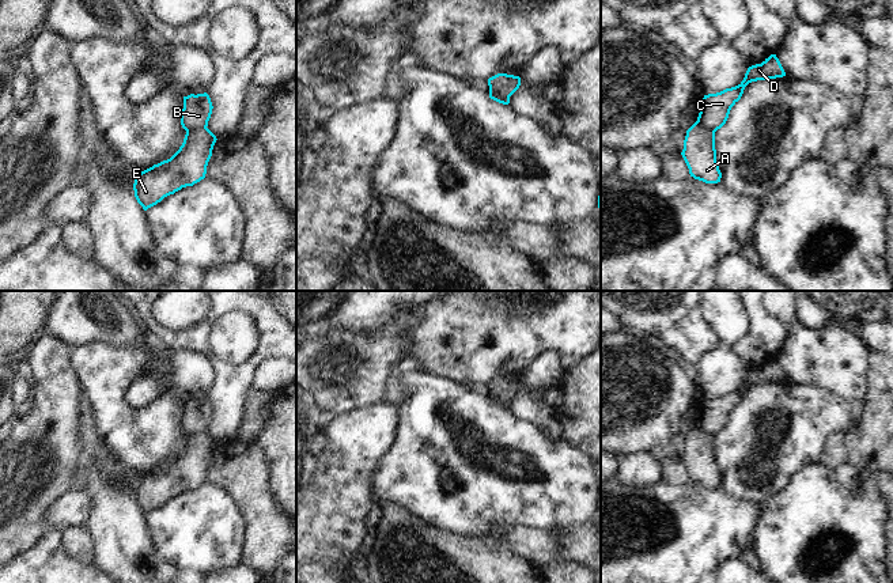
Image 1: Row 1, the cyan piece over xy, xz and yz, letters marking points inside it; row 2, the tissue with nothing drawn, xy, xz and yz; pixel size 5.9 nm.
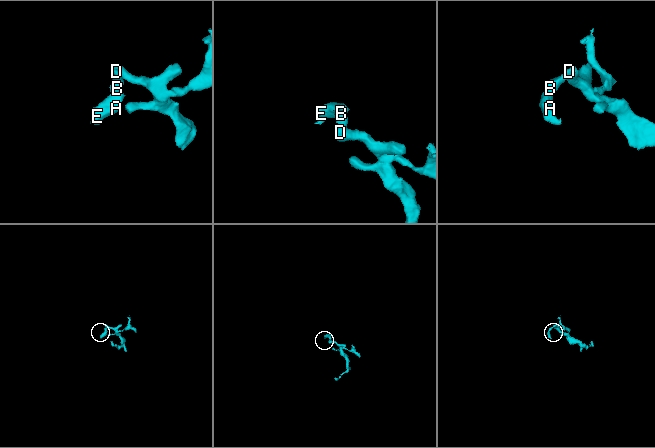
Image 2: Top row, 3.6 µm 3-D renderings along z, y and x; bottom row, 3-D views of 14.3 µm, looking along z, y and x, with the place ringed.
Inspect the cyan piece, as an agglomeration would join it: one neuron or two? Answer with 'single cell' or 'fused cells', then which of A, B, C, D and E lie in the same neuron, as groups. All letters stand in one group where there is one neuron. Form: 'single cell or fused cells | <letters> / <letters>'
fused cells | A E / B C D

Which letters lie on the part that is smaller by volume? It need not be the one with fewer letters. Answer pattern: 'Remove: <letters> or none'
Remove: A, E

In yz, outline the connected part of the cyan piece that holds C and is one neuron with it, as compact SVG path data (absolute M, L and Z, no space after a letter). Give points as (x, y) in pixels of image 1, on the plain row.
M771 359L761 368L748 372L743 385L731 393L726 393L716 398L708 398L703 402L703 412L697 425L708 435L716 436L720 434L730 419L731 412L741 404L745 391L757 385L769 385L786 381L786 376L776 361Z

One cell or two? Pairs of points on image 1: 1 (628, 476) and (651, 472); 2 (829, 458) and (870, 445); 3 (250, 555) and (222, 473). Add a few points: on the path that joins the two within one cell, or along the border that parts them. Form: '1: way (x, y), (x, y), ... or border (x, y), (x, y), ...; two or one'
1: way (634, 472), (646, 472); one
2: way (839, 451), (861, 446); one
3: way (254, 534), (254, 506), (242, 493); one

